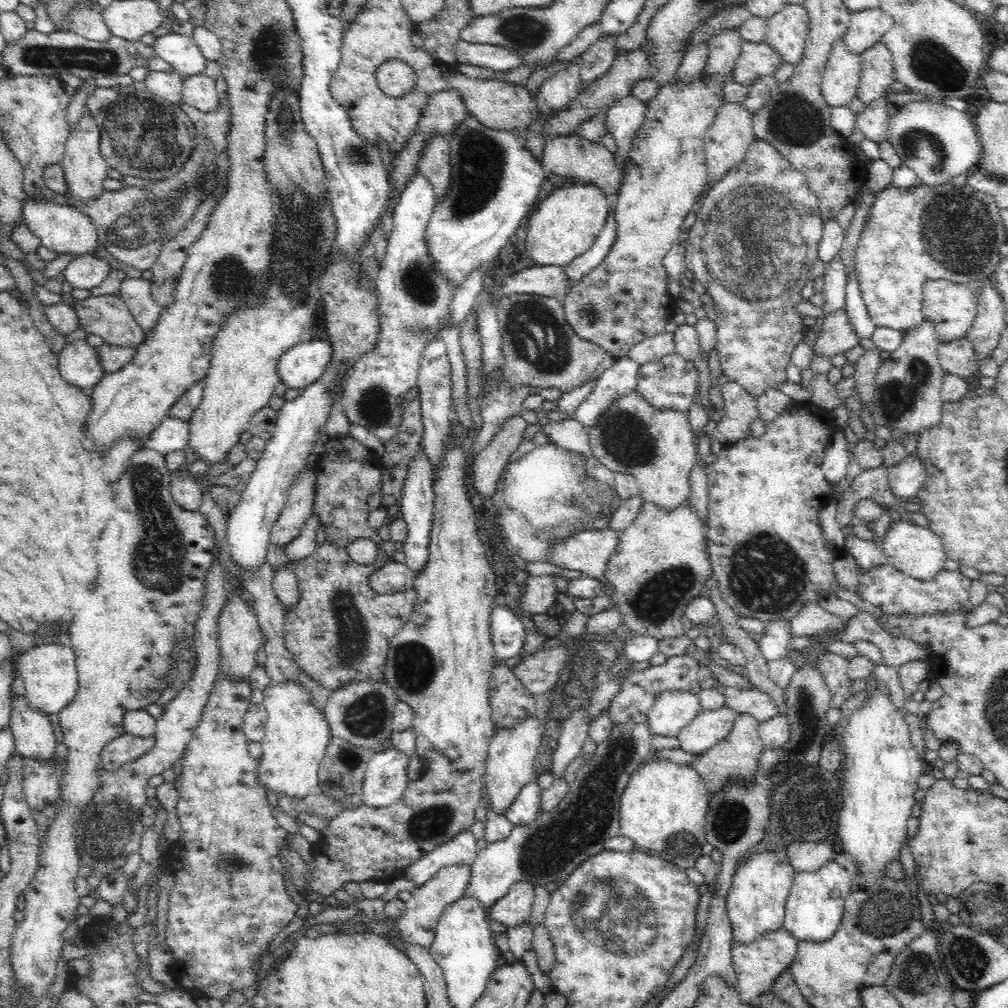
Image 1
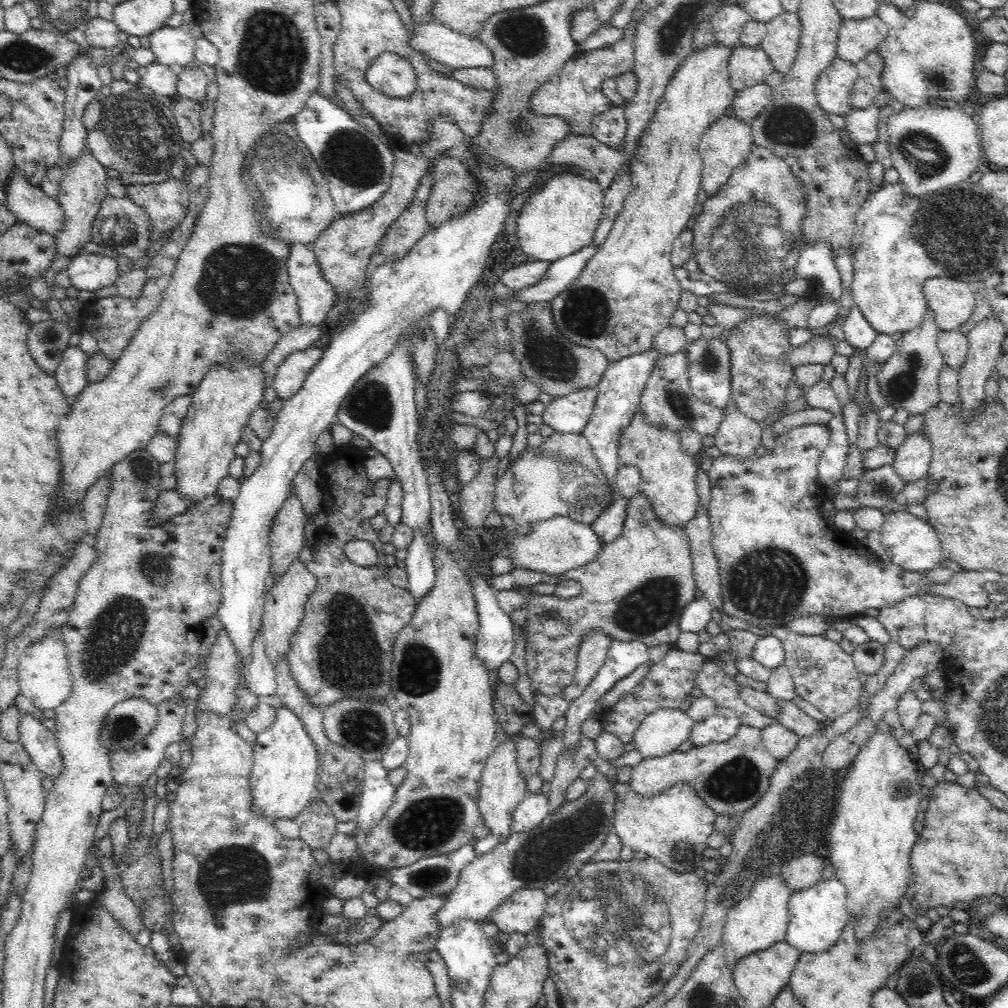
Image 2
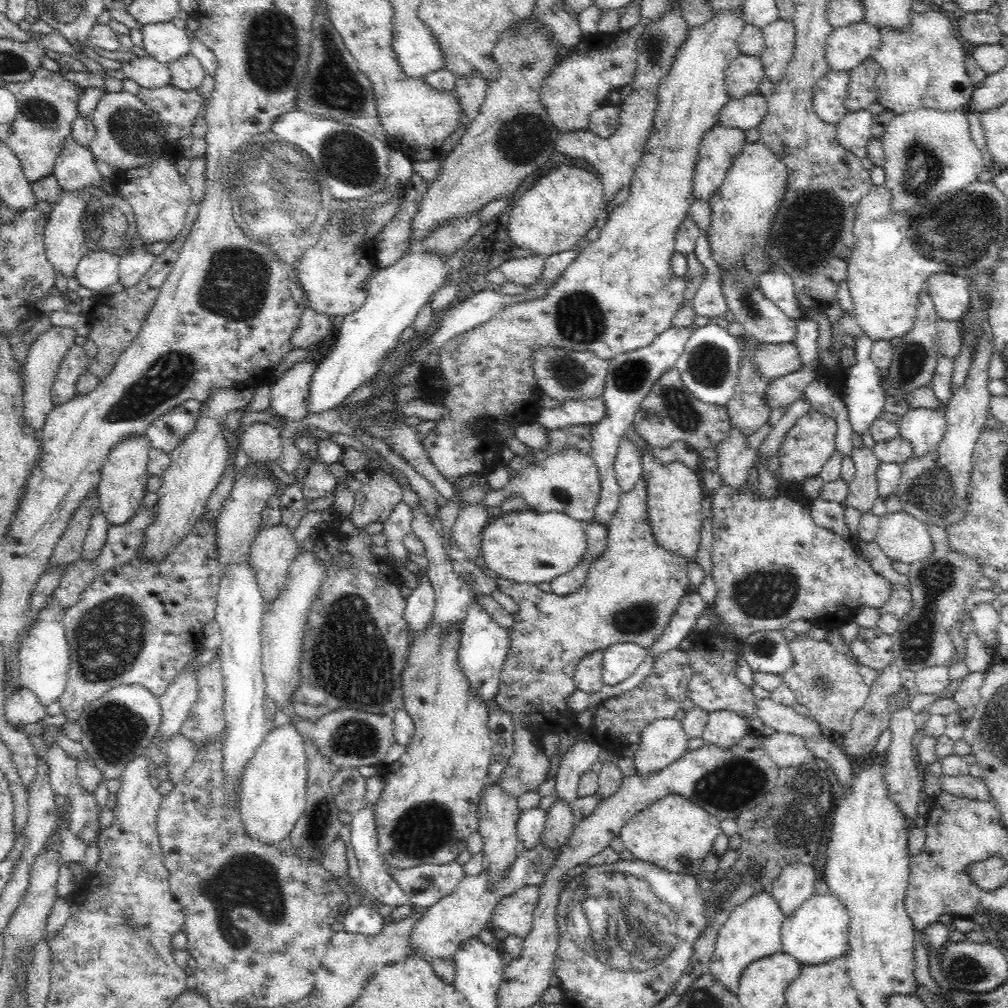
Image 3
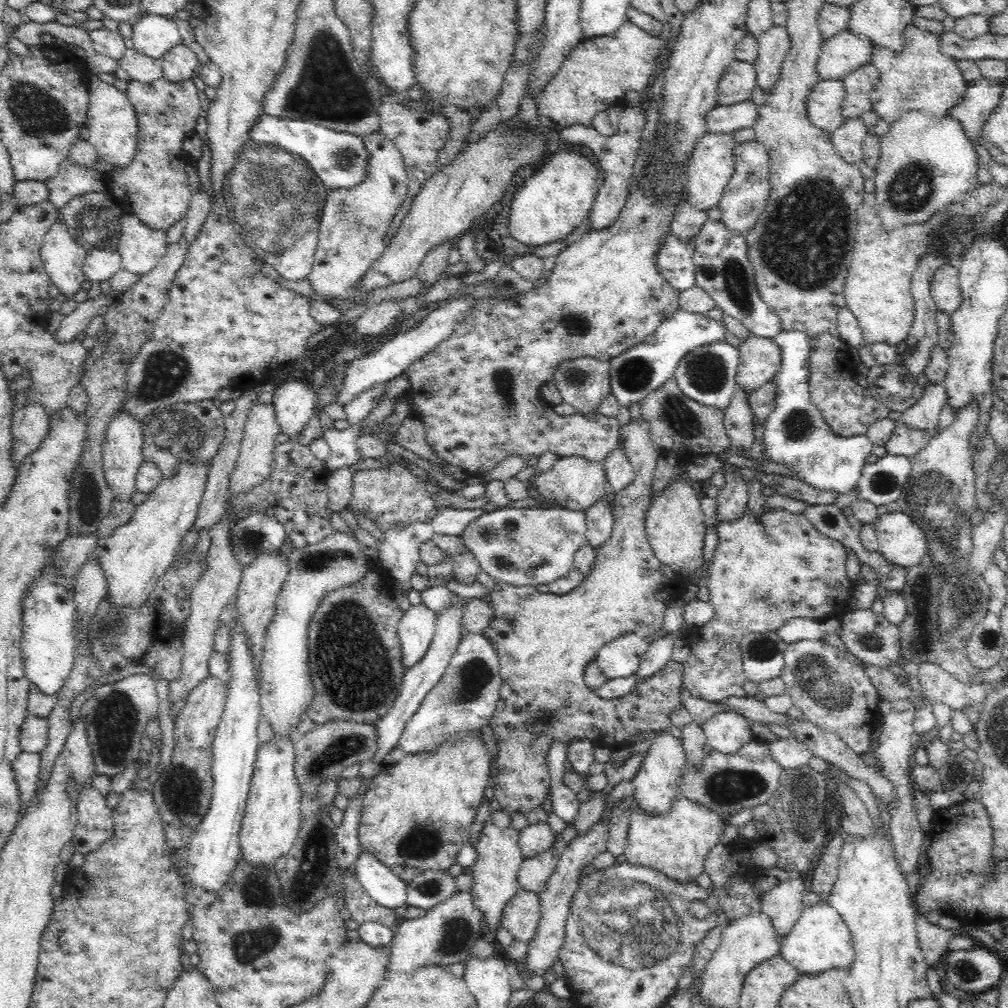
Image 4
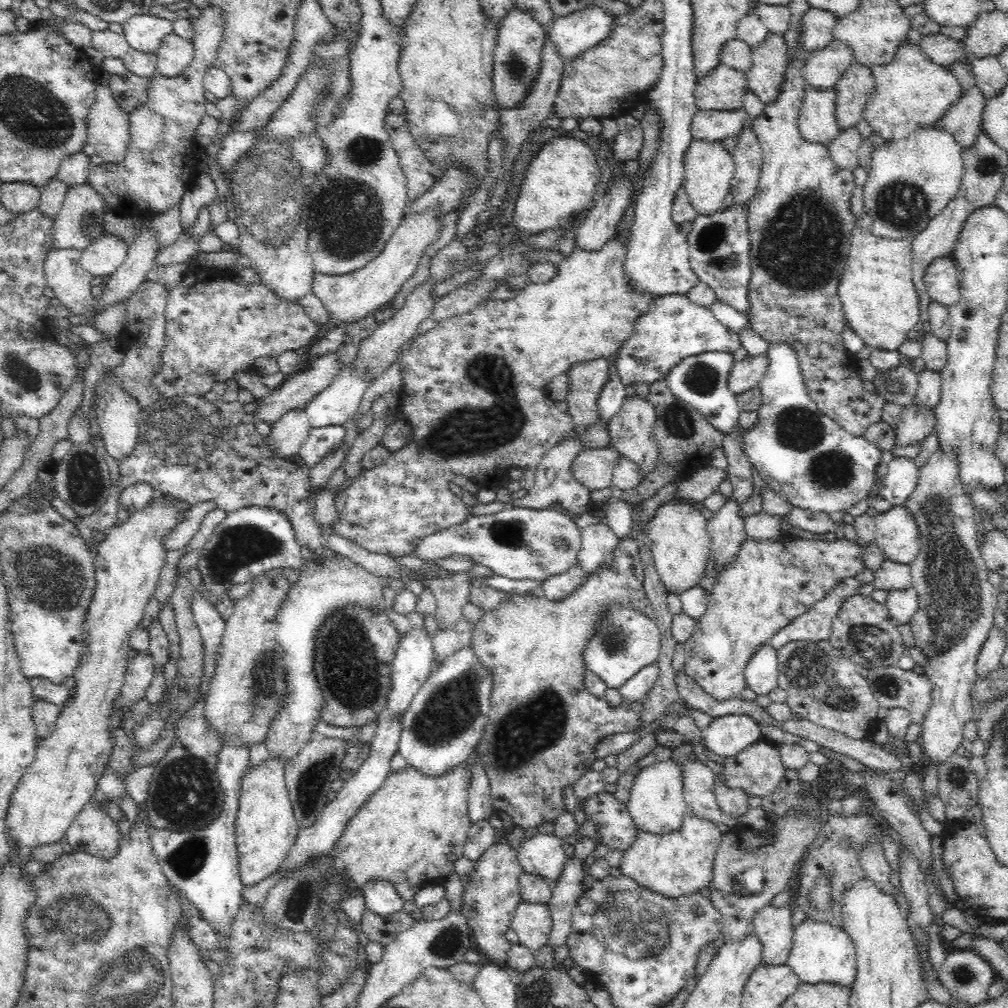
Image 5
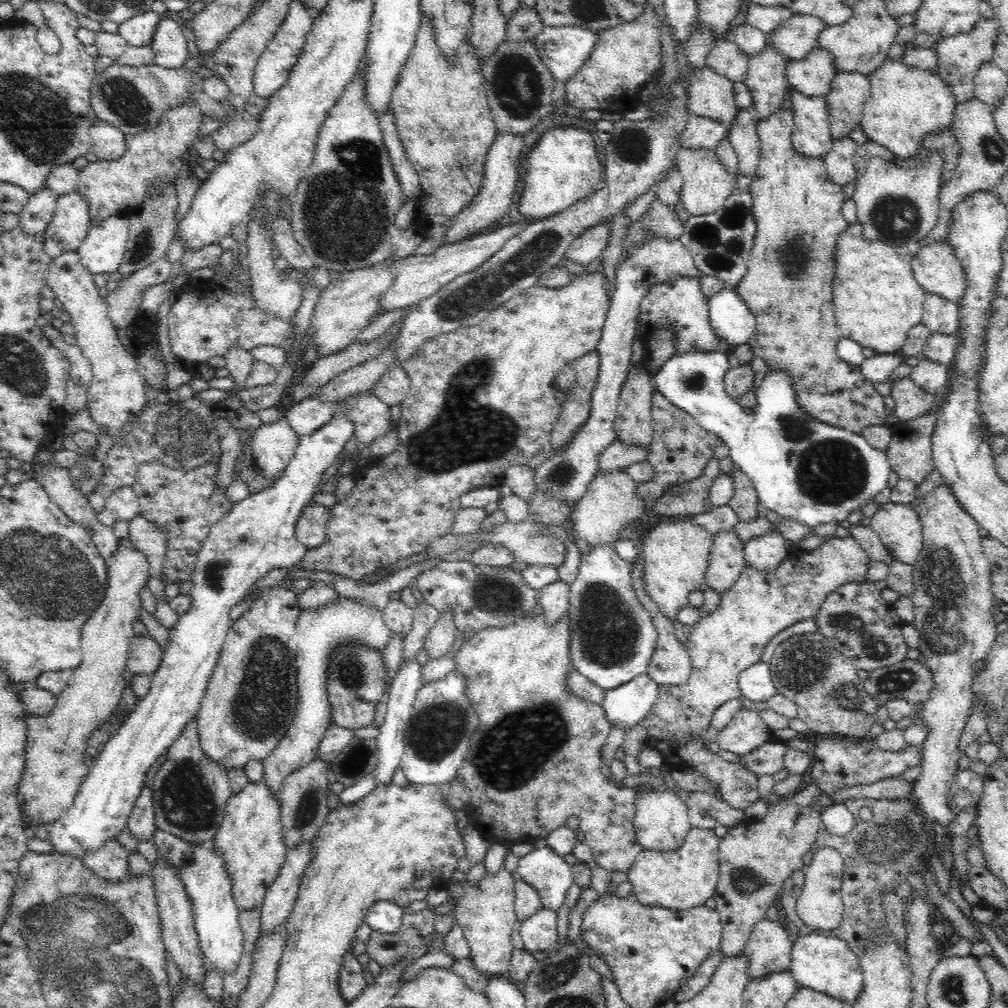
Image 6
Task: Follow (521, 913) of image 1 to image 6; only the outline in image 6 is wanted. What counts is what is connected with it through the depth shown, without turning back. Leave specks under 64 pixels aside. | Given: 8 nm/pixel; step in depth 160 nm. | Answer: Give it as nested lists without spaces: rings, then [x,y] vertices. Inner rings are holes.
[[[540,909],[521,922],[520,934],[525,950],[551,954],[560,948],[556,911]]]

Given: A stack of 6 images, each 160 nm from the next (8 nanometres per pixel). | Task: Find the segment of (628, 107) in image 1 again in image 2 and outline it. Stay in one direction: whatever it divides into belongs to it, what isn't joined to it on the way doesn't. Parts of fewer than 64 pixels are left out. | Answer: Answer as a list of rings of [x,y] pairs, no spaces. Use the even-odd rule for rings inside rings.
[[[628,171],[620,172],[620,175],[612,181],[610,188],[604,191],[603,212],[600,216],[600,222],[596,226],[596,232],[594,232],[594,236],[592,236],[592,240],[586,248],[590,248],[590,246],[598,248],[606,240],[631,188],[630,176],[631,173],[628,173]]]

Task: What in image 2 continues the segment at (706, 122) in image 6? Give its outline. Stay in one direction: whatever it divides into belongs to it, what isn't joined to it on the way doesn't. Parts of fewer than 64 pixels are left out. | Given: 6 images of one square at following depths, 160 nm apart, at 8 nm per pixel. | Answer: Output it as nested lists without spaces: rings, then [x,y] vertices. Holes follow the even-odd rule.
[[[760,83],[739,90],[731,102],[729,114],[750,123],[767,107],[772,98],[771,89],[766,83]]]

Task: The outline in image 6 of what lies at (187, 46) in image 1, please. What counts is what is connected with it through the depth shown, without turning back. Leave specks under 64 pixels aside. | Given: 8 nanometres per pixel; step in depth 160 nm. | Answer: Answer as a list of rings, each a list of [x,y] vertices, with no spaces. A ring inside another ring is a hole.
[[[153,11],[142,12],[126,20],[118,26],[120,36],[132,47],[142,47],[150,44],[154,26],[162,16]]]

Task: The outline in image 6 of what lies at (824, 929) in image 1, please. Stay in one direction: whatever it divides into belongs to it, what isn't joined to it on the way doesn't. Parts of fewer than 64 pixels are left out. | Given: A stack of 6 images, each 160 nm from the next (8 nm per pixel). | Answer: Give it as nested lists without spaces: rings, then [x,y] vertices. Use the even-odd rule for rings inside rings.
[[[812,932],[794,941],[791,950],[790,971],[800,987],[826,993],[851,1006],[863,989],[863,975],[859,958],[840,937]]]

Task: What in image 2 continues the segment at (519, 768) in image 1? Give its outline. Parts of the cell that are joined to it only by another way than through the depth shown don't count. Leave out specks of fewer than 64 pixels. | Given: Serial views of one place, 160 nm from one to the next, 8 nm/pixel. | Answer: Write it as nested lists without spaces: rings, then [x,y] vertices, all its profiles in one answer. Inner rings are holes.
[[[516,738],[496,745],[494,752],[482,772],[479,800],[477,801],[481,820],[488,827],[488,834],[504,842],[512,830],[513,812],[527,794],[526,780],[517,768]]]

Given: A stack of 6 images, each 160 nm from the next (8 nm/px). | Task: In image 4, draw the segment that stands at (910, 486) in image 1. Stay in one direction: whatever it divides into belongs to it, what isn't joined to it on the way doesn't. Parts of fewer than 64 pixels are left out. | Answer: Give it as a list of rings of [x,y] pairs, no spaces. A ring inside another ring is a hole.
[[[928,382],[922,388],[921,398],[907,408],[899,418],[906,426],[934,432],[938,426],[938,414],[947,402],[947,395],[943,384]]]

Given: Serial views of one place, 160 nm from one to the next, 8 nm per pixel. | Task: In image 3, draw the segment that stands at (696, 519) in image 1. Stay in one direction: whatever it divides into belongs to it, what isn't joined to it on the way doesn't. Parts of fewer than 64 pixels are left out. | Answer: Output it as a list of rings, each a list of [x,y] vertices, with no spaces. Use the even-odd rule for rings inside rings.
[[[640,474],[632,490],[623,492],[619,497],[618,508],[607,526],[606,548],[591,564],[584,586],[576,592],[571,592],[570,595],[558,596],[553,592],[541,591],[534,584],[518,584],[516,581],[491,576],[476,567],[472,561],[461,560],[458,557],[452,560],[454,573],[468,584],[470,592],[484,596],[495,589],[500,590],[518,605],[517,612],[512,613],[514,624],[511,629],[504,628],[510,637],[510,650],[506,652],[499,689],[494,698],[496,709],[510,714],[514,726],[512,756],[503,774],[495,780],[512,798],[518,799],[528,792],[538,793],[540,784],[547,781],[550,760],[541,751],[536,735],[550,732],[552,724],[548,720],[562,718],[564,724],[568,724],[566,720],[577,720],[578,712],[574,712],[568,706],[567,700],[577,690],[574,675],[580,660],[587,654],[603,651],[622,642],[632,642],[645,649],[650,647],[650,644],[659,638],[664,628],[668,626],[680,599],[690,591],[686,575],[688,559],[660,547],[651,533],[647,515],[647,487],[643,474]]]

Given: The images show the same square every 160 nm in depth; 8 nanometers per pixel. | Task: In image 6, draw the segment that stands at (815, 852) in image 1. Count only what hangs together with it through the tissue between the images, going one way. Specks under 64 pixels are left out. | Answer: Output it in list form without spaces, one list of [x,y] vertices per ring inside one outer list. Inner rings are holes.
[[[760,919],[749,937],[741,953],[748,958],[746,976],[749,981],[771,972],[790,970],[793,943],[782,926]]]

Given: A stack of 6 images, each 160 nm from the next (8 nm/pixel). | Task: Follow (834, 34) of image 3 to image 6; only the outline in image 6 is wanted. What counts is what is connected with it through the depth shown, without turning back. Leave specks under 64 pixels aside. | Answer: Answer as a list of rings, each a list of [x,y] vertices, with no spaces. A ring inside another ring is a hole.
[[[816,47],[802,60],[787,61],[784,72],[787,85],[809,97],[825,97],[837,73],[831,54]]]

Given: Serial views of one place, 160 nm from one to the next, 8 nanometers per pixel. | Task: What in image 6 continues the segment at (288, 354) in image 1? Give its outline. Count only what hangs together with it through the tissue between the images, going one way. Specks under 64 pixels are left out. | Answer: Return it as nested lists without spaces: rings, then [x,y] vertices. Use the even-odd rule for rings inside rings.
[[[284,416],[272,424],[261,424],[256,428],[256,432],[252,436],[252,455],[254,455],[256,469],[260,471],[260,475],[264,476],[264,479],[274,480],[280,476],[280,473],[294,456],[299,439]]]

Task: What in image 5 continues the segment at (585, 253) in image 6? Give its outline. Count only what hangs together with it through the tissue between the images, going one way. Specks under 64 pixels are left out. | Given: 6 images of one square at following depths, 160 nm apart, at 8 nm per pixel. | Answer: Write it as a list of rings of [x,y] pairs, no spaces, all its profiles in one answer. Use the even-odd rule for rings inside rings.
[[[616,178],[608,194],[600,202],[595,202],[586,218],[579,222],[574,232],[575,247],[585,252],[598,252],[604,248],[616,235],[616,226],[631,200],[631,193],[630,178]]]

